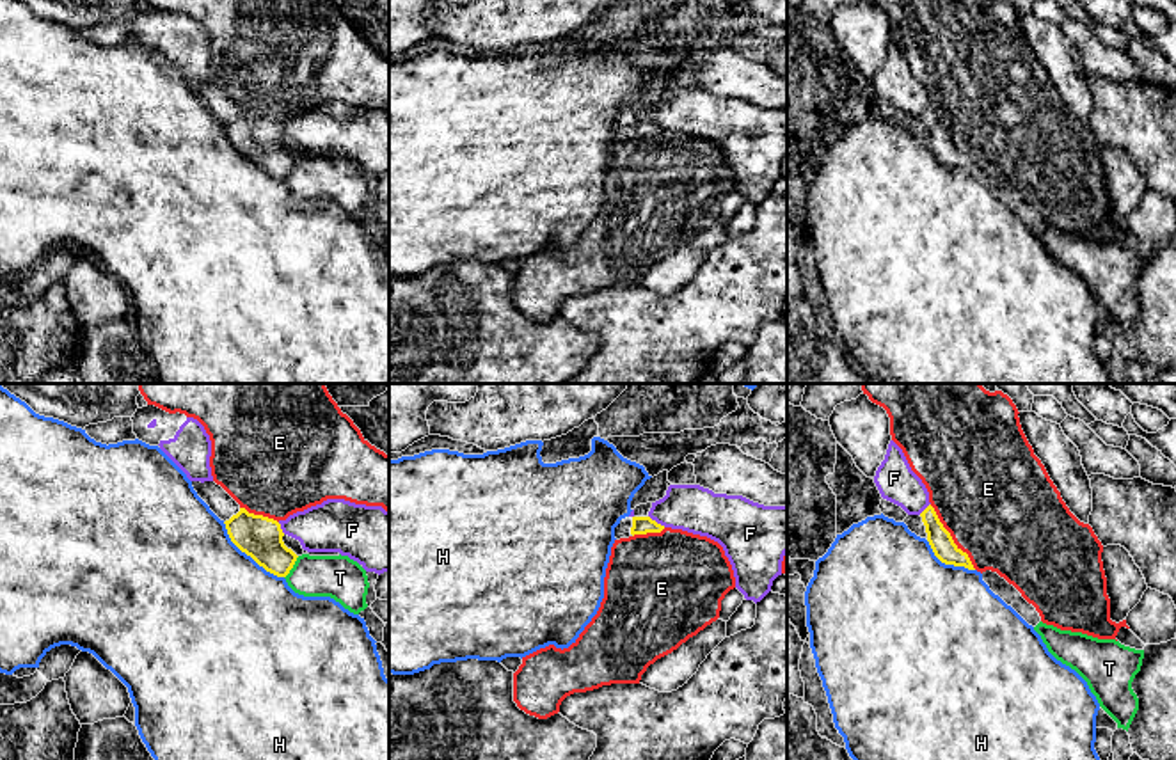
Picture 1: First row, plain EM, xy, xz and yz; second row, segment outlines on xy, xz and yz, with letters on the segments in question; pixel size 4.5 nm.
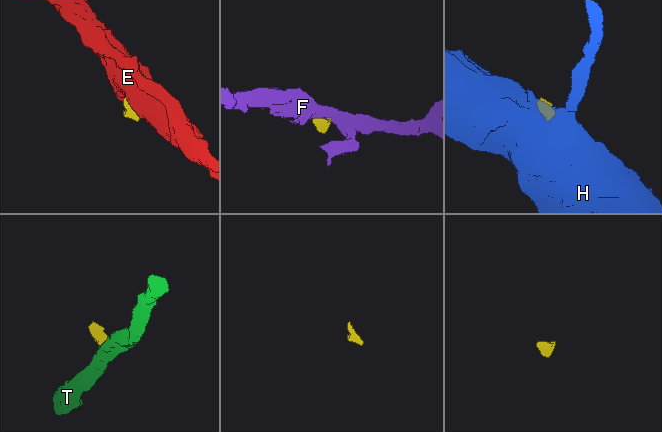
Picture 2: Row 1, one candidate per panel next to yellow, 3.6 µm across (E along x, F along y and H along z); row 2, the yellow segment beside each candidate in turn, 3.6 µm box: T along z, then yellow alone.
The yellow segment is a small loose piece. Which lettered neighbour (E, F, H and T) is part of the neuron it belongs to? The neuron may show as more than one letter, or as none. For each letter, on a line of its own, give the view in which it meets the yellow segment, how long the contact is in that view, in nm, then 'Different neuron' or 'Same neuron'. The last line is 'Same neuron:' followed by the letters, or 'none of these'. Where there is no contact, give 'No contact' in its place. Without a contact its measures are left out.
E: Touches yellow in yz. Shared border 360 nm. Different neuron
F: Touches yellow in xz. Shared border 90 nm. Different neuron
H: Touches yellow in xy. Shared border 380 nm. Different neuron
T: Touches yellow in xy. Shared border 120 nm. Different neuron
Same neuron: none of these

